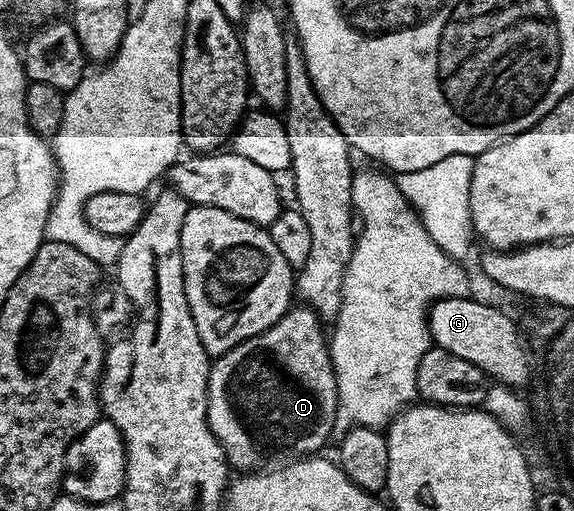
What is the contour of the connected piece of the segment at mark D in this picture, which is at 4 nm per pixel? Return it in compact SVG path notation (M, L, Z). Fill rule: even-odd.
M303 304L293 305L283 316L275 322L266 332L262 332L253 338L247 338L242 344L230 348L225 354L219 355L208 367L208 403L206 404L206 416L210 424L210 432L222 444L222 448L228 457L229 467L236 472L260 472L269 465L268 458L276 458L280 453L285 454L285 459L295 460L305 456L315 455L328 442L328 437L333 437L336 428L336 409L338 408L338 384L336 373L332 367L332 351L326 330L323 330L322 319L309 310Z

